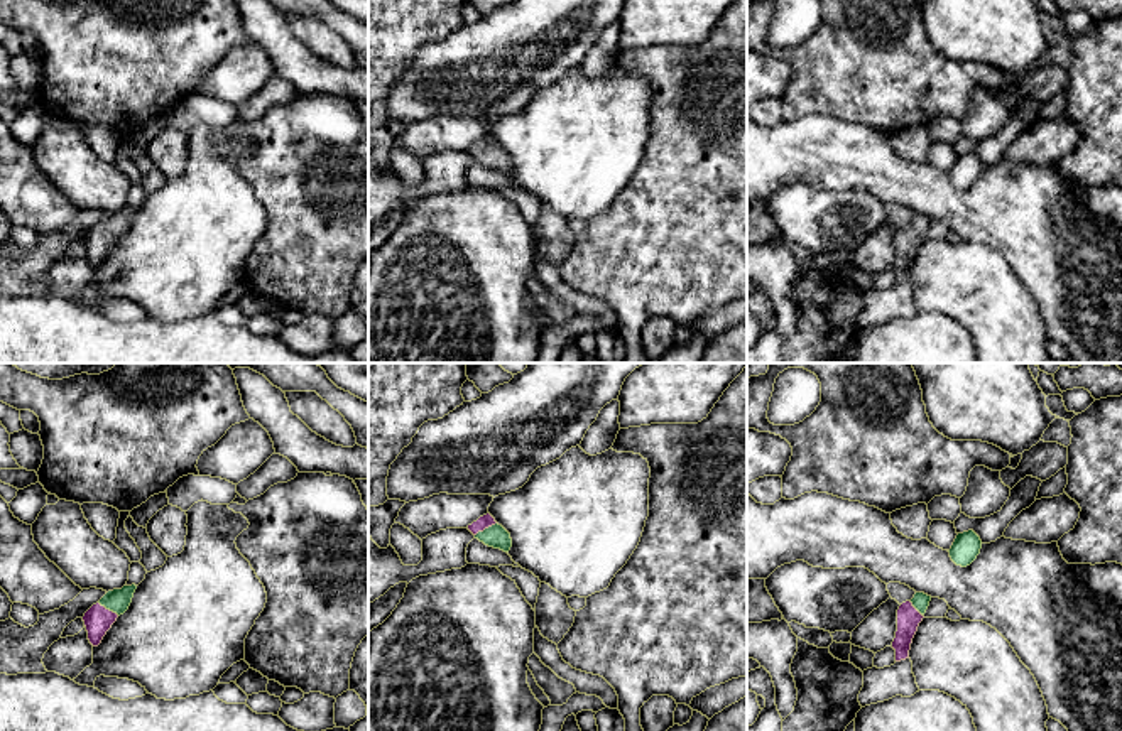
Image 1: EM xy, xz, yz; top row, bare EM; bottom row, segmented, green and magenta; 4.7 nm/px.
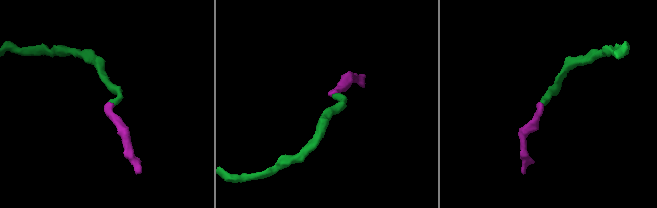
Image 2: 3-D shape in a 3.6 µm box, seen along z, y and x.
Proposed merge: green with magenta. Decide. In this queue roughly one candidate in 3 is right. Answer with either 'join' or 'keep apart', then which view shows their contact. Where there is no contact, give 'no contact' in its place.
join; contact in xz

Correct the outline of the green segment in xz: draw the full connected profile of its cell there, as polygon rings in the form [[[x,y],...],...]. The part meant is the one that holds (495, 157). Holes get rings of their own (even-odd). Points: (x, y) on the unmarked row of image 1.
[[[490,135],[468,147],[468,152],[475,157],[475,160],[488,169],[500,171],[504,174],[509,174],[512,169],[510,155],[498,147]]]

